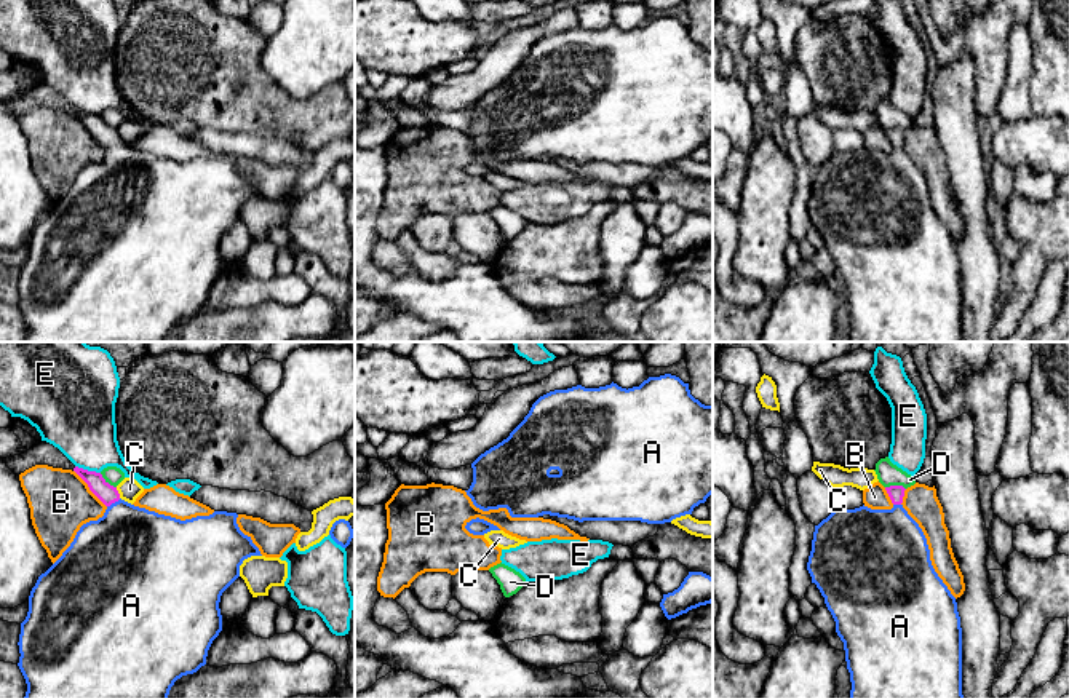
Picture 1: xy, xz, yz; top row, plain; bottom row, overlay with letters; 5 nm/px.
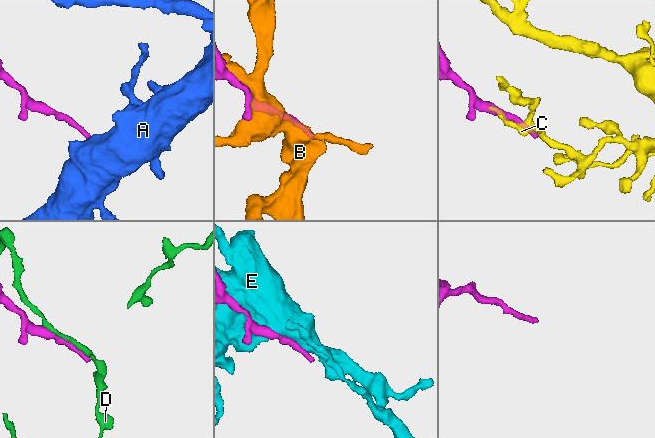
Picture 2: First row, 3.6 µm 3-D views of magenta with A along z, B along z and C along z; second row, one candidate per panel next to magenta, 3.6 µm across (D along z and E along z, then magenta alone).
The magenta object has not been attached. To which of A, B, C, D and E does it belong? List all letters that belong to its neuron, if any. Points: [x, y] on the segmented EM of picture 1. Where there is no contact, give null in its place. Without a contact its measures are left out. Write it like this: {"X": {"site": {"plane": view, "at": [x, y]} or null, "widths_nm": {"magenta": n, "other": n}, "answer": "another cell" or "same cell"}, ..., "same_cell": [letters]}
{"A": {"site": {"plane": "xy", "at": [114, 502]}, "widths_nm": {"magenta": 100, "other": 420}, "answer": "same cell"}, "B": {"site": {"plane": "xy", "at": [90, 489]}, "widths_nm": {"magenta": 100, "other": 320}, "answer": "another cell"}, "C": {"site": {"plane": "xy", "at": [117, 492]}, "widths_nm": {"magenta": 100, "other": 110}, "answer": "another cell"}, "D": {"site": {"plane": "yz", "at": [895, 486]}, "widths_nm": {"magenta": 80, "other": 110}, "answer": "another cell"}, "E": {"site": {"plane": "xy", "at": [87, 470]}, "widths_nm": {"magenta": 100, "other": 360}, "answer": "another cell"}, "same_cell": ["A"]}

